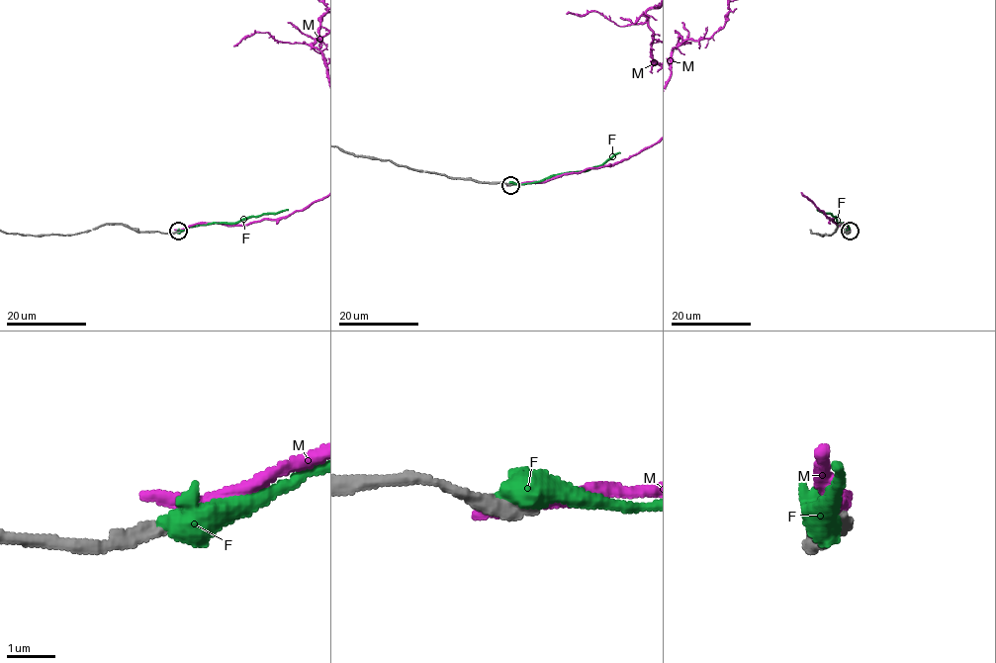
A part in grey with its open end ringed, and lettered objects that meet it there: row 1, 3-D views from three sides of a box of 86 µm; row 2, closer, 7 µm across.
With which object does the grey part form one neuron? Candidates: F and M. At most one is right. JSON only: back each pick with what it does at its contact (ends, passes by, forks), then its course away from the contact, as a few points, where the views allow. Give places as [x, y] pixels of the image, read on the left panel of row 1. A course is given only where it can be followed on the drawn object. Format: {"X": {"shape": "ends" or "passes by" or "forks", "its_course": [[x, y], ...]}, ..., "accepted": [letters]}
{"accepted": []}

